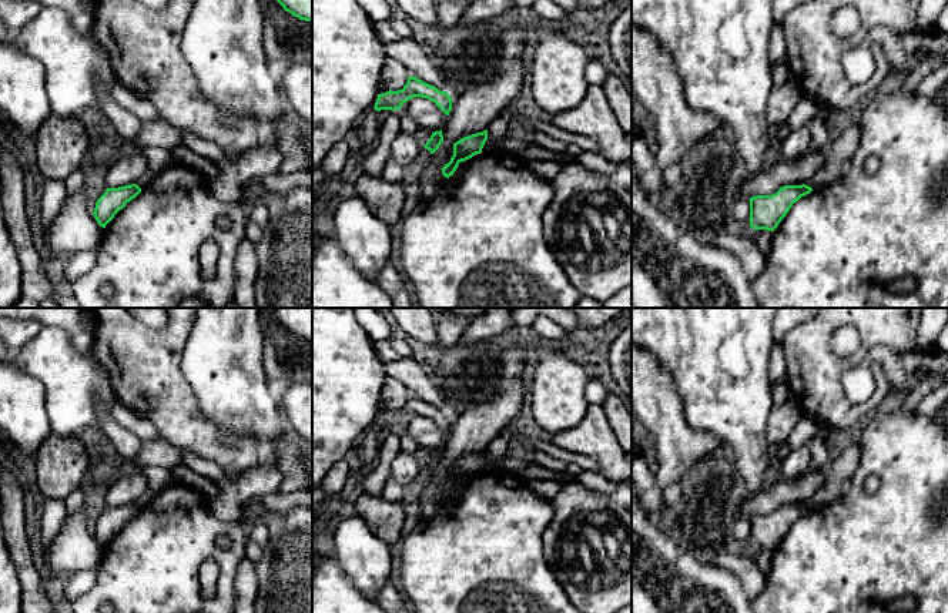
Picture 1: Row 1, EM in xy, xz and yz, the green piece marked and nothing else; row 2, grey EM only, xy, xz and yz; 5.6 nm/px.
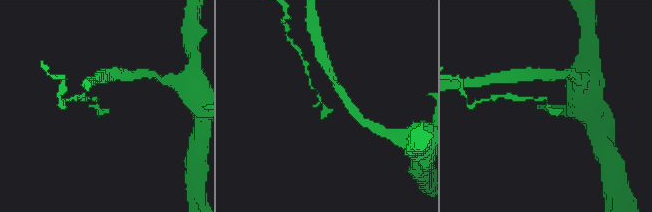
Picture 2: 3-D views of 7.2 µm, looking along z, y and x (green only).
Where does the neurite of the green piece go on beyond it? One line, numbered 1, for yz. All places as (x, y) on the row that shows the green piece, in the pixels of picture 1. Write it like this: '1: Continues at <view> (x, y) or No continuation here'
1: No continuation here

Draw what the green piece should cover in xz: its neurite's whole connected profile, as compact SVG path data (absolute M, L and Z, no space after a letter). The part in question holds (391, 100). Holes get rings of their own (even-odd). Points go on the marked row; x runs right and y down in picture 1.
M409 77L402 90L398 91L386 91L378 94L375 110L399 110L403 103L413 97L422 97L433 101L446 115L449 115L452 110L452 98L446 91L440 91L436 87L416 78Z

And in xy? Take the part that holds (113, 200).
M137 184L118 188L107 188L105 192L97 200L93 212L98 225L105 228L105 225L114 218L114 215L140 192L141 188Z

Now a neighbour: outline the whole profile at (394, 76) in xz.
M386 58L381 73L381 83L388 90L402 90L409 77L411 74L408 68L401 61L395 58Z

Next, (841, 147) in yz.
M852 125L843 131L840 135L834 137L828 145L824 148L827 160L824 167L817 171L805 185L811 187L813 190L825 187L833 181L841 177L841 167L843 163L852 157L858 147L861 135L861 127Z

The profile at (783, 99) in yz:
M794 80L771 88L767 101L767 123L771 130L787 120L801 97L803 91Z

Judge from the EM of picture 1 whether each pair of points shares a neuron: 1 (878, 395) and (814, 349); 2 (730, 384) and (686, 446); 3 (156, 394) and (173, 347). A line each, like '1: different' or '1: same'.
1: same
2: different
3: same

